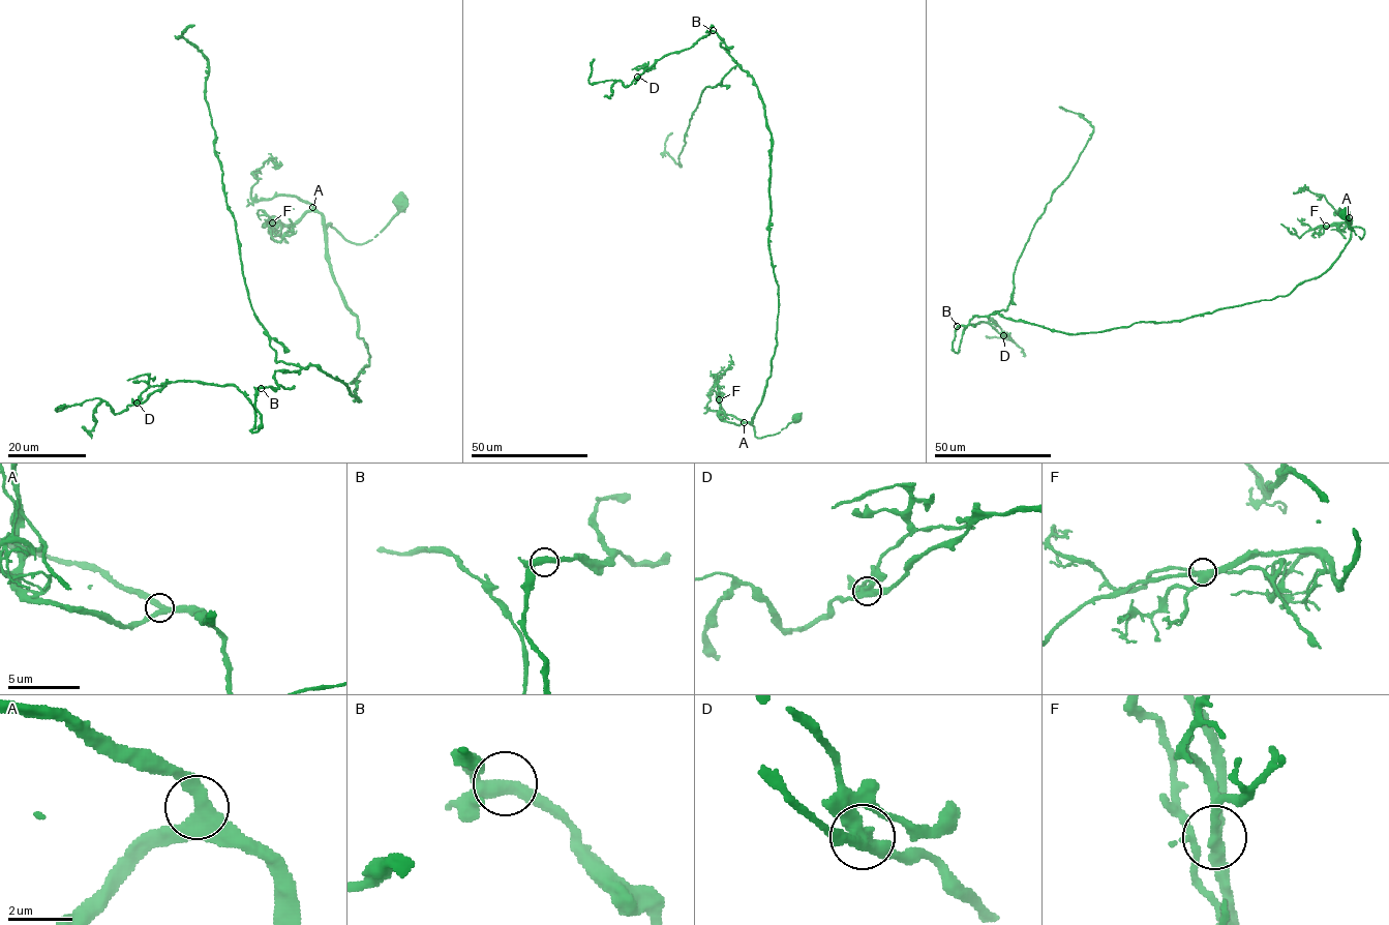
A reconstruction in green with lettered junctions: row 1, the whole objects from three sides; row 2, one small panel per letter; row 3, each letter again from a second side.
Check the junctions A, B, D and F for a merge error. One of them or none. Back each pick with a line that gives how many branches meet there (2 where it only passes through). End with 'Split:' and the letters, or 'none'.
D: 3 branches meet
Split: D

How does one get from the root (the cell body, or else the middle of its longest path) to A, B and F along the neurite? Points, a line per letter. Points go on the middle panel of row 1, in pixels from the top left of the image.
A: (796, 419), (780, 431), (759, 438), (755, 436), (753, 426), (744, 422)
B: (796, 419), (759, 438), (752, 425), (777, 345), (778, 287), (768, 247), (772, 135), (753, 78), (713, 30)
F: (796, 419), (779, 433), (757, 438), (749, 423), (736, 425), (722, 419), (719, 399)

